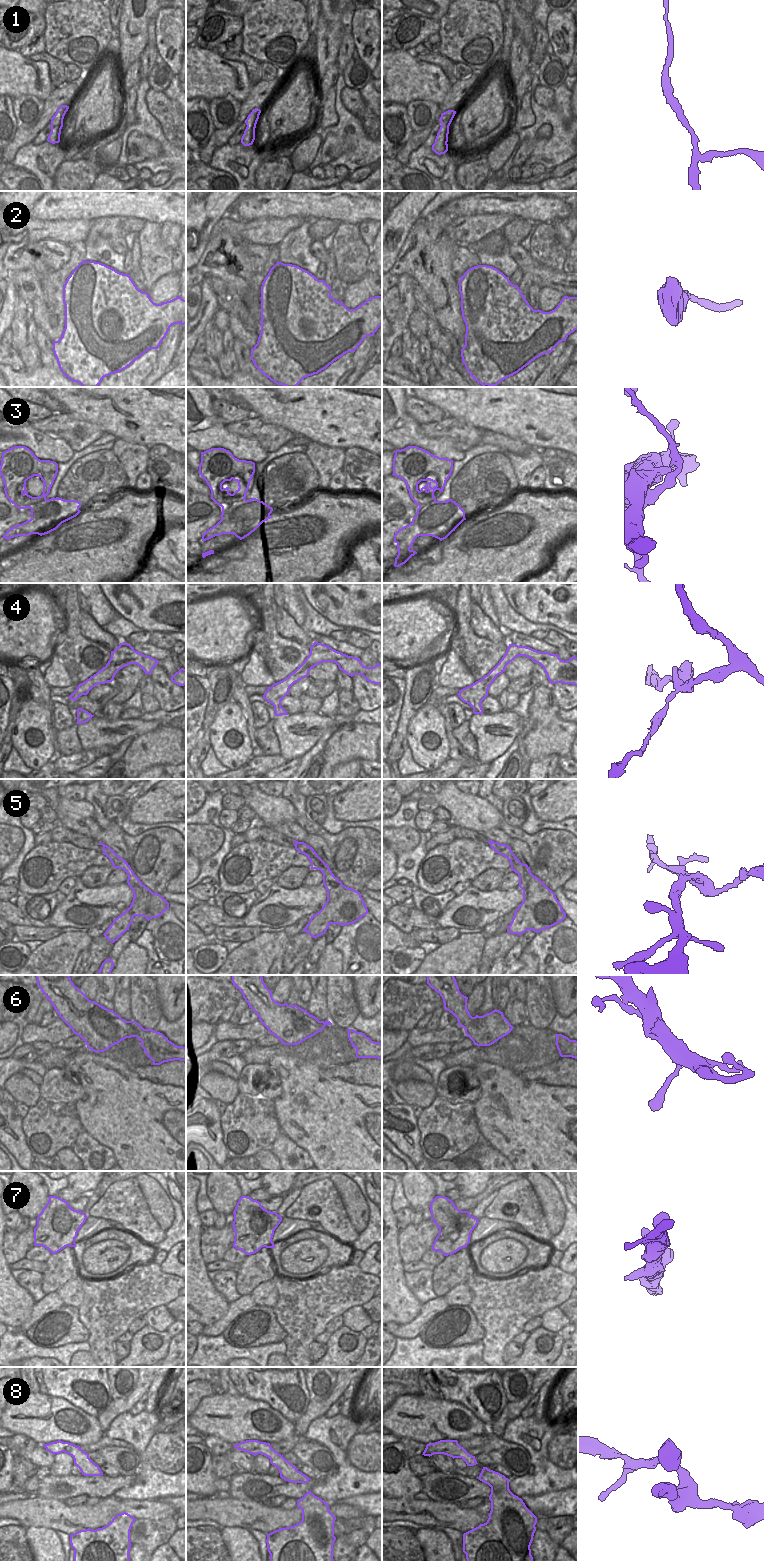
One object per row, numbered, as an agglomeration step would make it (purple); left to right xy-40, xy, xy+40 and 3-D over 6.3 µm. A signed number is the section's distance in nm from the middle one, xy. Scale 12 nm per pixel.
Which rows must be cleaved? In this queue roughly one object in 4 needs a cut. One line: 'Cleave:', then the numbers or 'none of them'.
Cleave: 3, 5

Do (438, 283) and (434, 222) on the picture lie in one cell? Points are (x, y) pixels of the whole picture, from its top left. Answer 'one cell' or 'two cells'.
one cell

